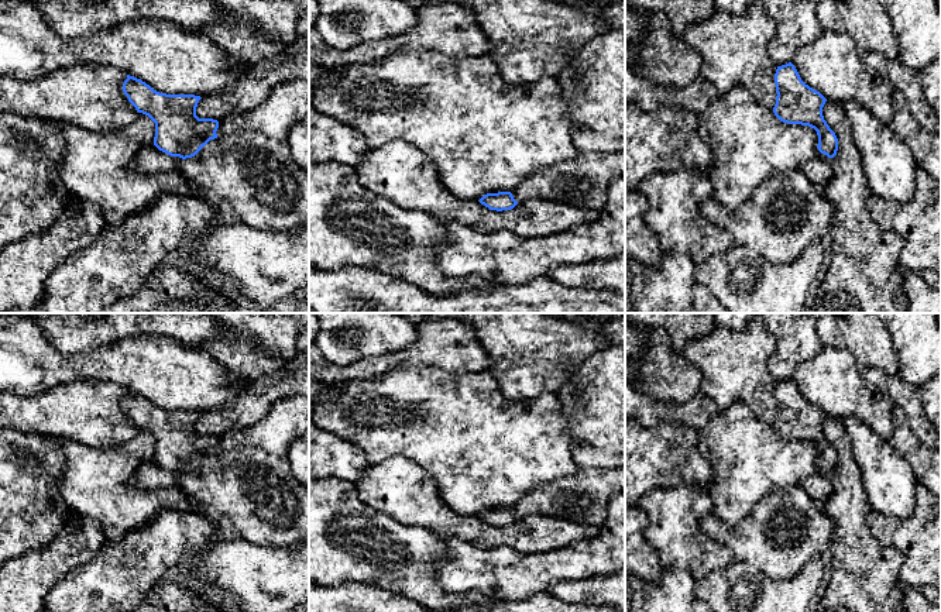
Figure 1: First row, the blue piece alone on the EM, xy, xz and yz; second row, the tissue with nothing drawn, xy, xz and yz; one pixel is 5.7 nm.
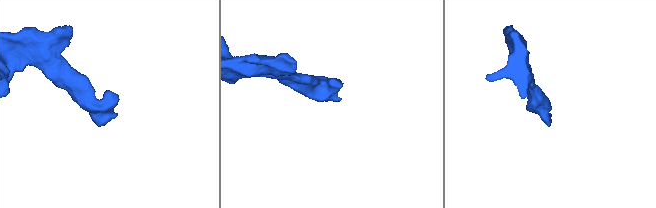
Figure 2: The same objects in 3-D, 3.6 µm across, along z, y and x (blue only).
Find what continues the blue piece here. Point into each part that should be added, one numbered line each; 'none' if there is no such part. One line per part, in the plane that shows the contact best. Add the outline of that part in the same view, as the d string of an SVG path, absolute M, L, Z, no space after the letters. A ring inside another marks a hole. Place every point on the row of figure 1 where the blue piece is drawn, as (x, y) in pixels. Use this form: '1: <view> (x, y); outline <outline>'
1: xy (256, 175); outline M258 131L210 140L192 158L182 159L178 172L202 193L214 200L226 200L240 216L241 223L261 231L292 231L309 221L309 172L293 159L285 140L272 140Z

